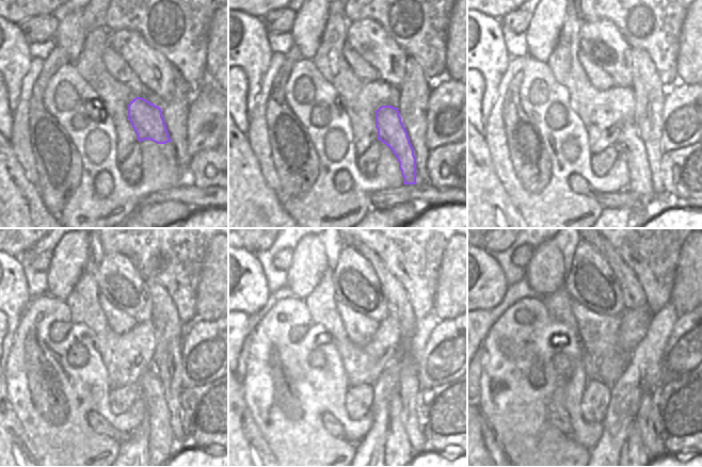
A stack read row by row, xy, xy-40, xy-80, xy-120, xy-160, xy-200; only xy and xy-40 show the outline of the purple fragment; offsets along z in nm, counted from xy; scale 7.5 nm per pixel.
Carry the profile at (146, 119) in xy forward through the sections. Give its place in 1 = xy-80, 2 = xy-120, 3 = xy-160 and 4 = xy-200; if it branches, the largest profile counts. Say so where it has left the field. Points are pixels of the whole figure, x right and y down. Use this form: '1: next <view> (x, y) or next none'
1: next xy-80 (632, 147)
2: next xy-120 (162, 445)
3: next xy-160 (397, 445)
4: next xy-200 (633, 445)

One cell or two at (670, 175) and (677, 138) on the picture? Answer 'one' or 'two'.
two

